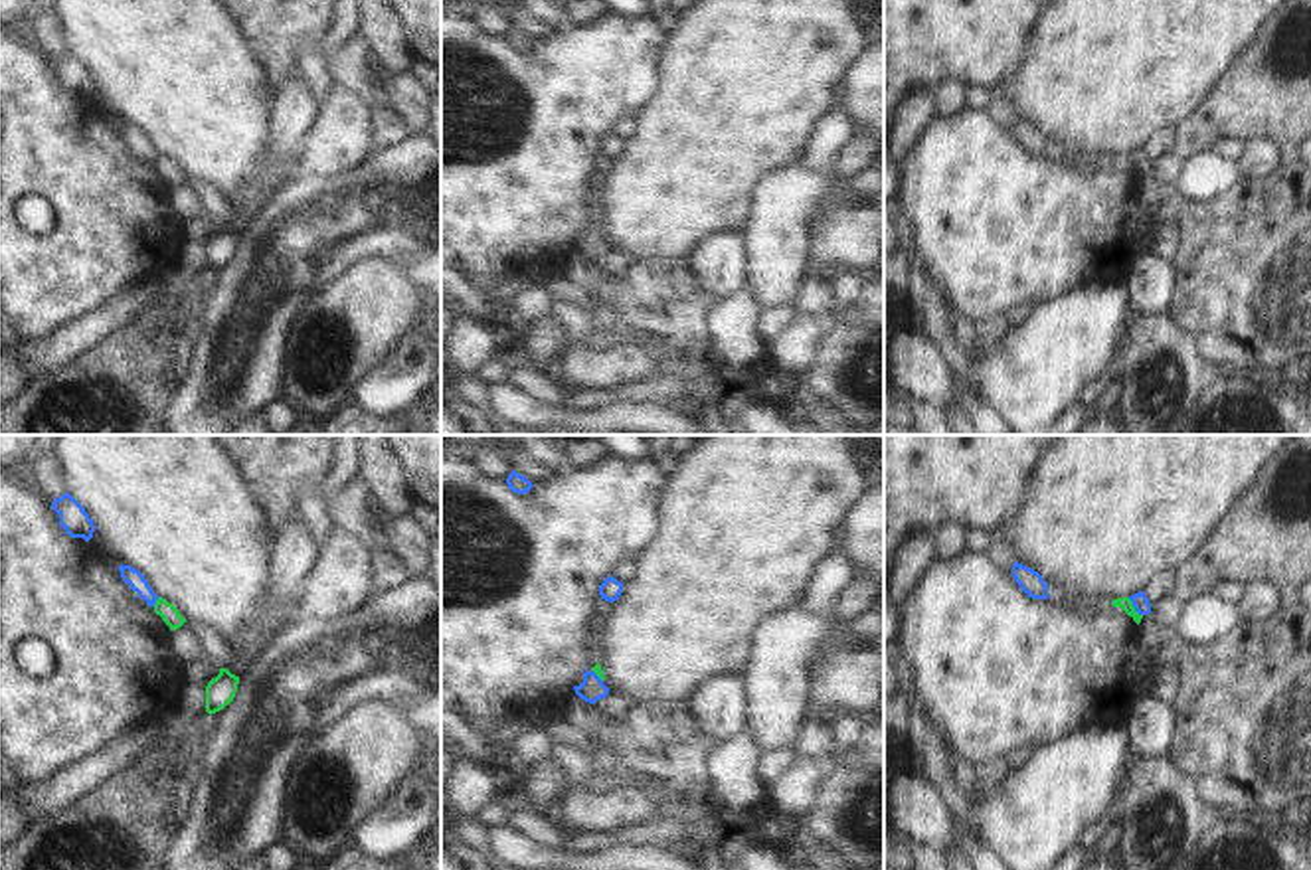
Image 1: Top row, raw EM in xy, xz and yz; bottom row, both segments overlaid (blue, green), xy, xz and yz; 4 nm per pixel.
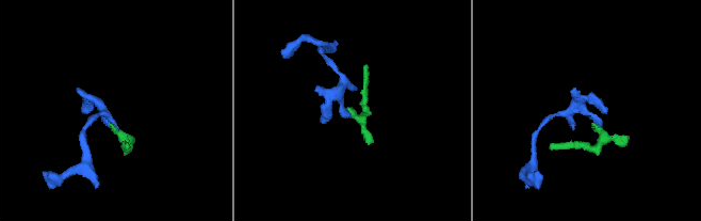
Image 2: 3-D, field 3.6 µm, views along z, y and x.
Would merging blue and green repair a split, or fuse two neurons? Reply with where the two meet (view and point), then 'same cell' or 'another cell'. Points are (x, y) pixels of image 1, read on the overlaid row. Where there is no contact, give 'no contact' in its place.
yz (1134, 606) | another cell

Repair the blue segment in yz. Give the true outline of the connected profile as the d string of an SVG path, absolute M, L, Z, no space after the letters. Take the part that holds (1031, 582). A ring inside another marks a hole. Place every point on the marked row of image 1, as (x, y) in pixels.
M1018 562L1012 566L1012 577L1020 589L1032 599L1048 599L1048 585L1038 571Z

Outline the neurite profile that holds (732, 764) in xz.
M747 726L714 747L706 757L714 797L734 811L759 811L763 805L763 785L755 777L759 753L761 745Z

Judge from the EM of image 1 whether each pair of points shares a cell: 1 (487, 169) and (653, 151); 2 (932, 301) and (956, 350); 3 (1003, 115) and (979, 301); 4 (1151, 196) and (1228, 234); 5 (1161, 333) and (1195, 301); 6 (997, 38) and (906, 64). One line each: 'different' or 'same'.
1: different
2: same
3: different
4: same
5: different
6: same

